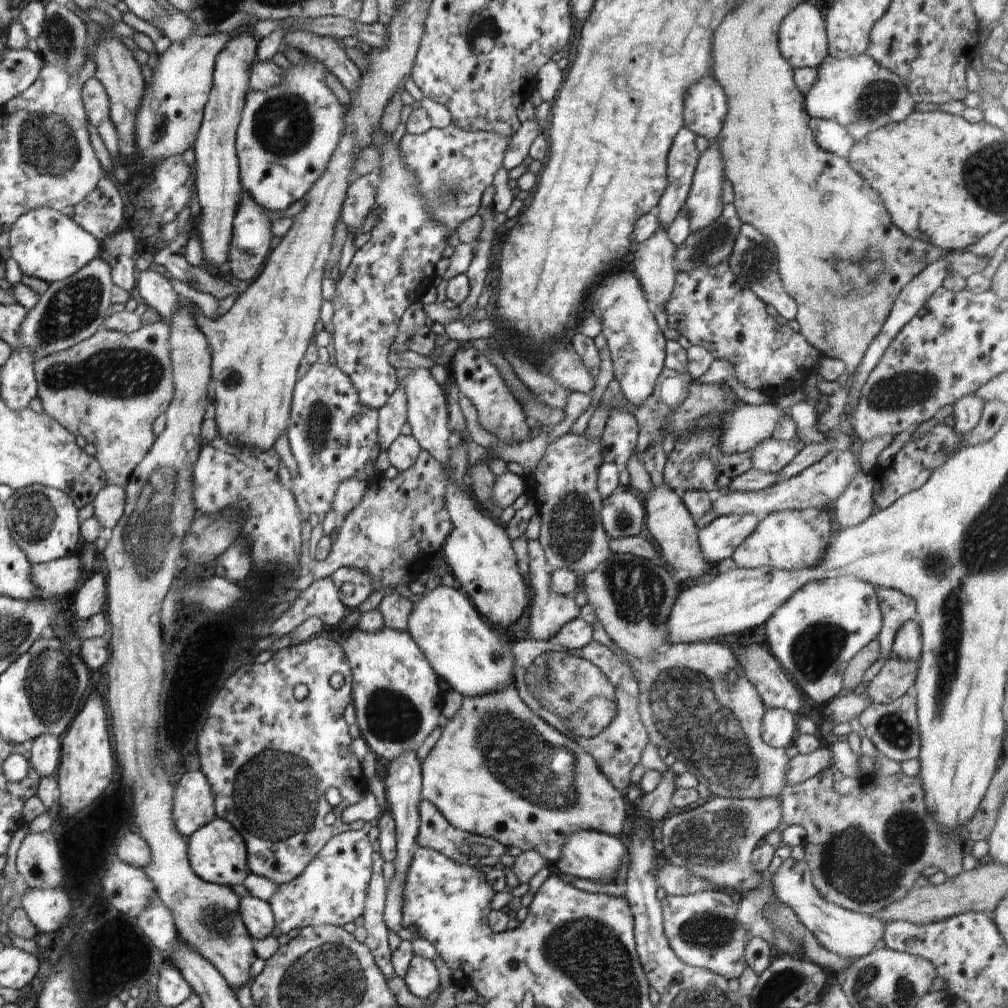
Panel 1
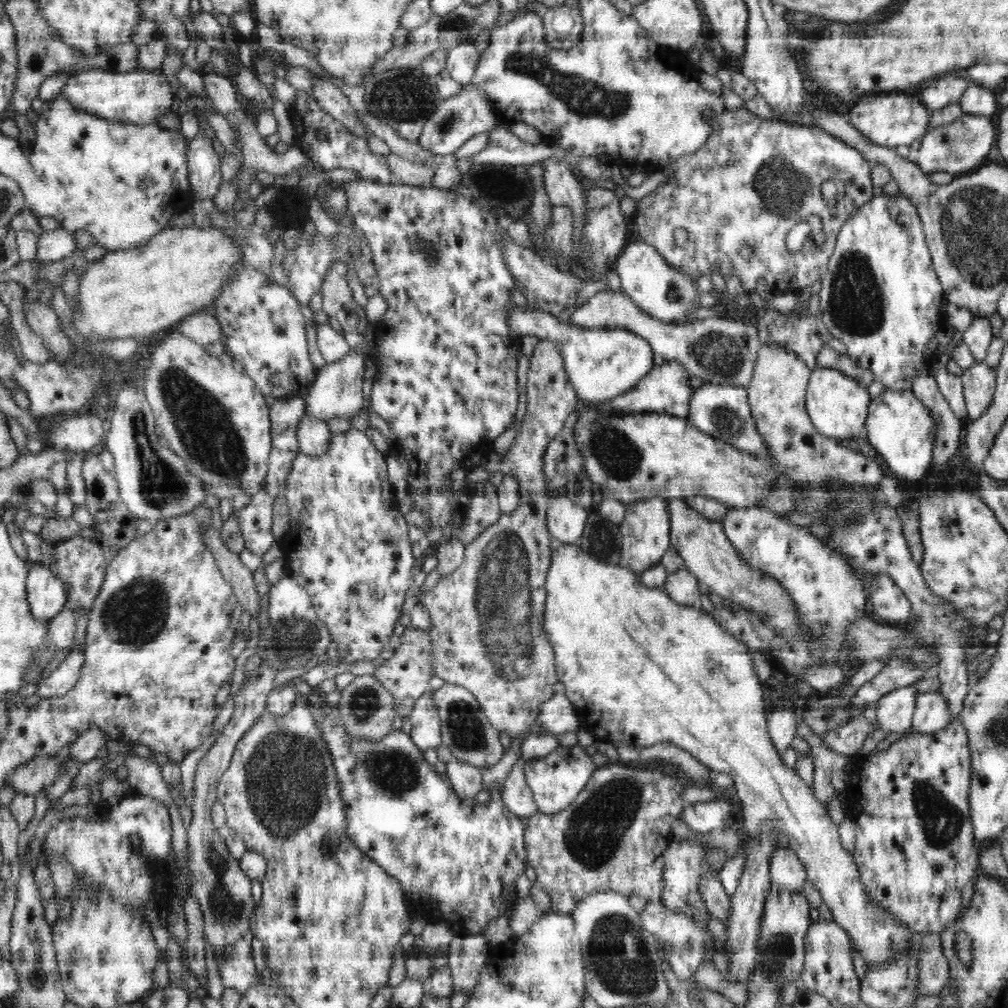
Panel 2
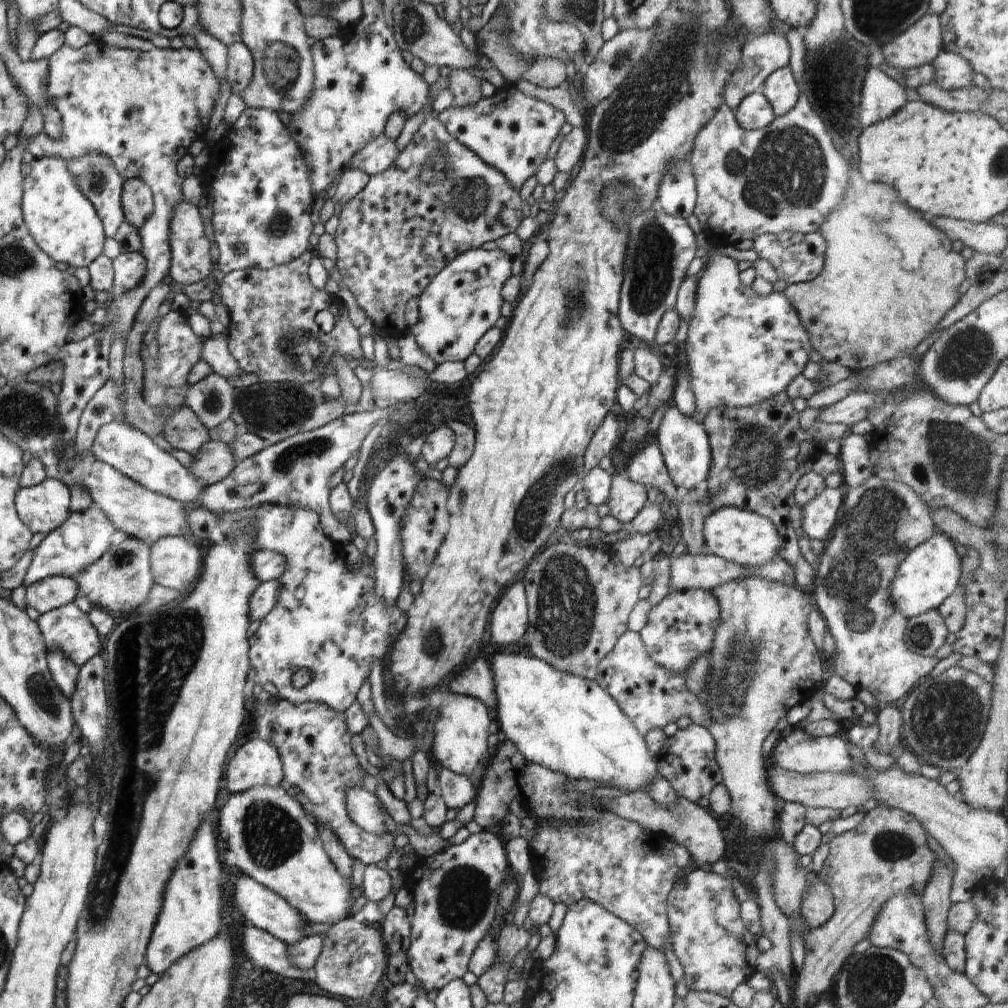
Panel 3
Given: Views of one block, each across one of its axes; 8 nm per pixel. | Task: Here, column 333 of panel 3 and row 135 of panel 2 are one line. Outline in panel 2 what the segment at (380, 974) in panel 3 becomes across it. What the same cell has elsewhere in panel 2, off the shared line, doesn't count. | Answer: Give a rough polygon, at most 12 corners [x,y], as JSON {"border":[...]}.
{"border":[[964,113],[927,132],[907,159],[926,176],[987,163],[996,128]]}

